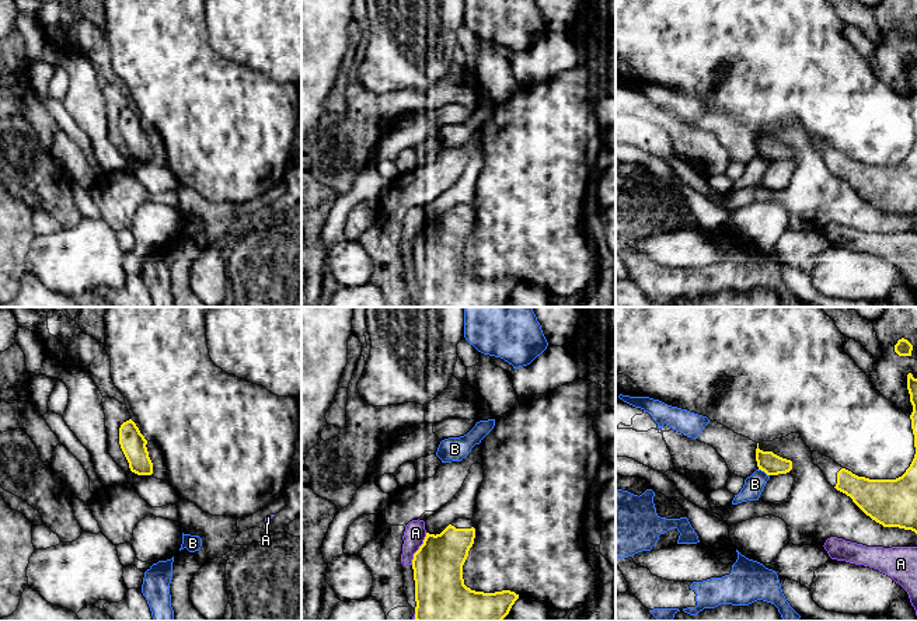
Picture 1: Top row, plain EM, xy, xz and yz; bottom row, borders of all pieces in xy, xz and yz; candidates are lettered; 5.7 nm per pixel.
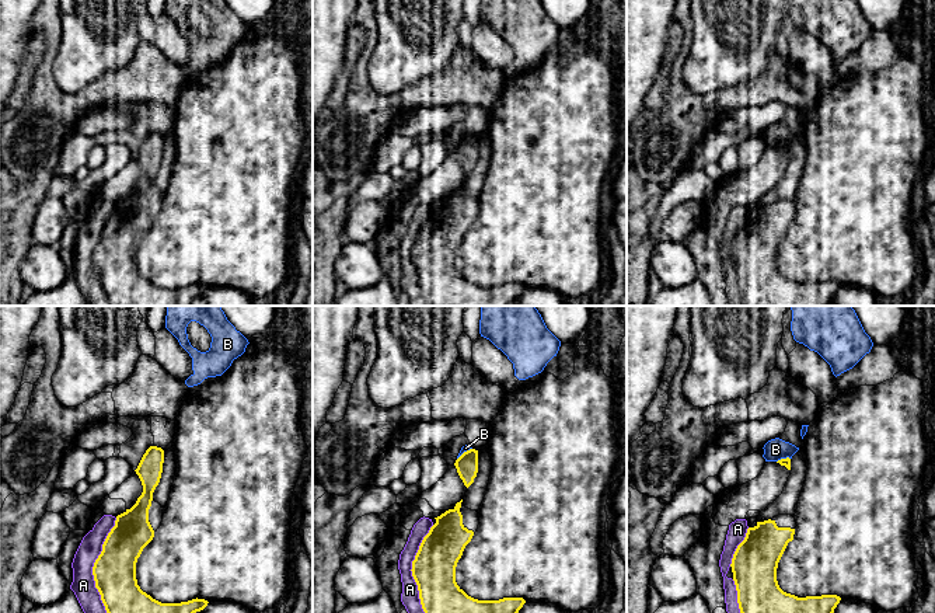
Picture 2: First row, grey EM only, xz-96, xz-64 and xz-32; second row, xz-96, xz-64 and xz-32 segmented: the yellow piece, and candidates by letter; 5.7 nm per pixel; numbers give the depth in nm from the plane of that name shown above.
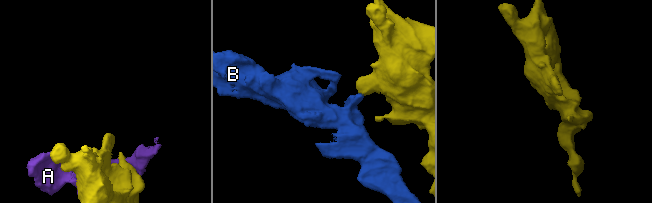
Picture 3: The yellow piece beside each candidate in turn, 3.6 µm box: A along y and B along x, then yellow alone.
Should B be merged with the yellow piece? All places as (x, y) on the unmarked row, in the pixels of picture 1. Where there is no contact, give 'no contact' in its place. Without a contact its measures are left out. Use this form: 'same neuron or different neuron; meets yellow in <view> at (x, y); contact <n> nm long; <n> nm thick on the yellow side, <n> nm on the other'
different neuron; meets yellow in yz at (764, 157); contact 80 nm long; 120 nm thick on the yellow side, 120 nm on the other

